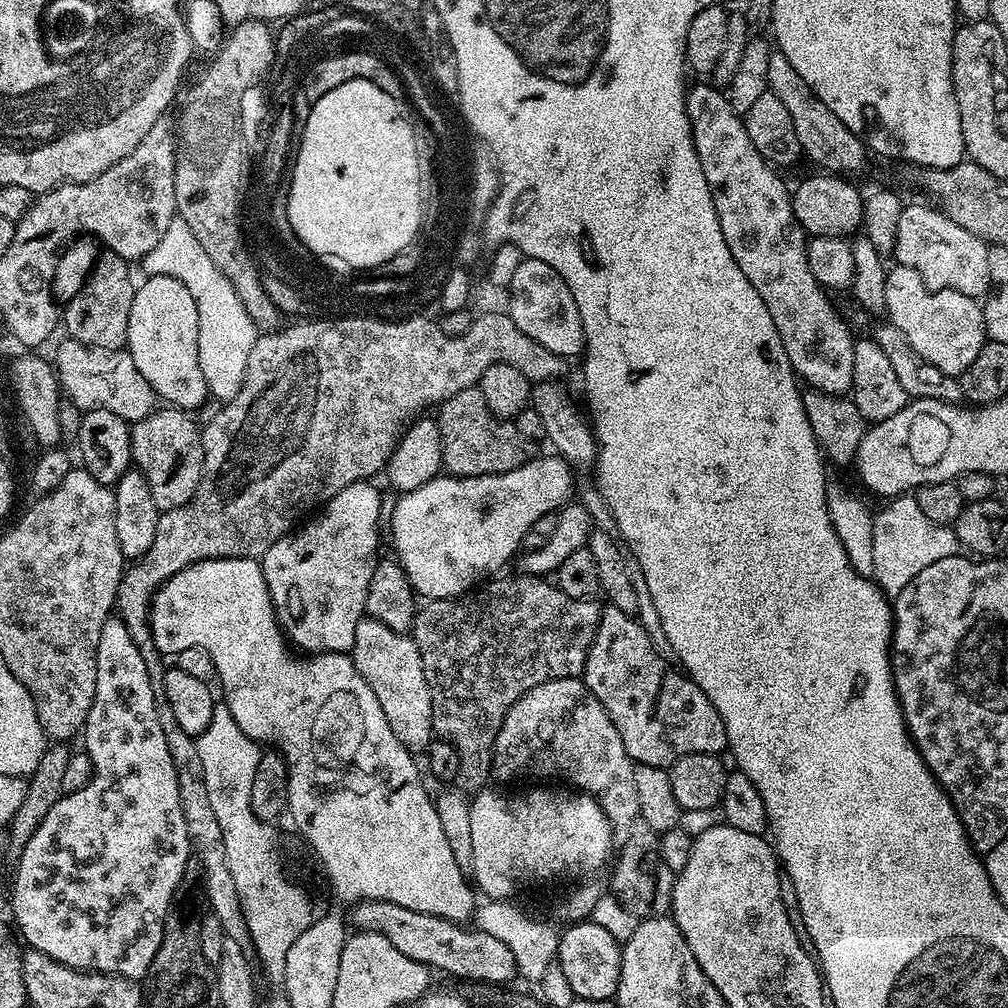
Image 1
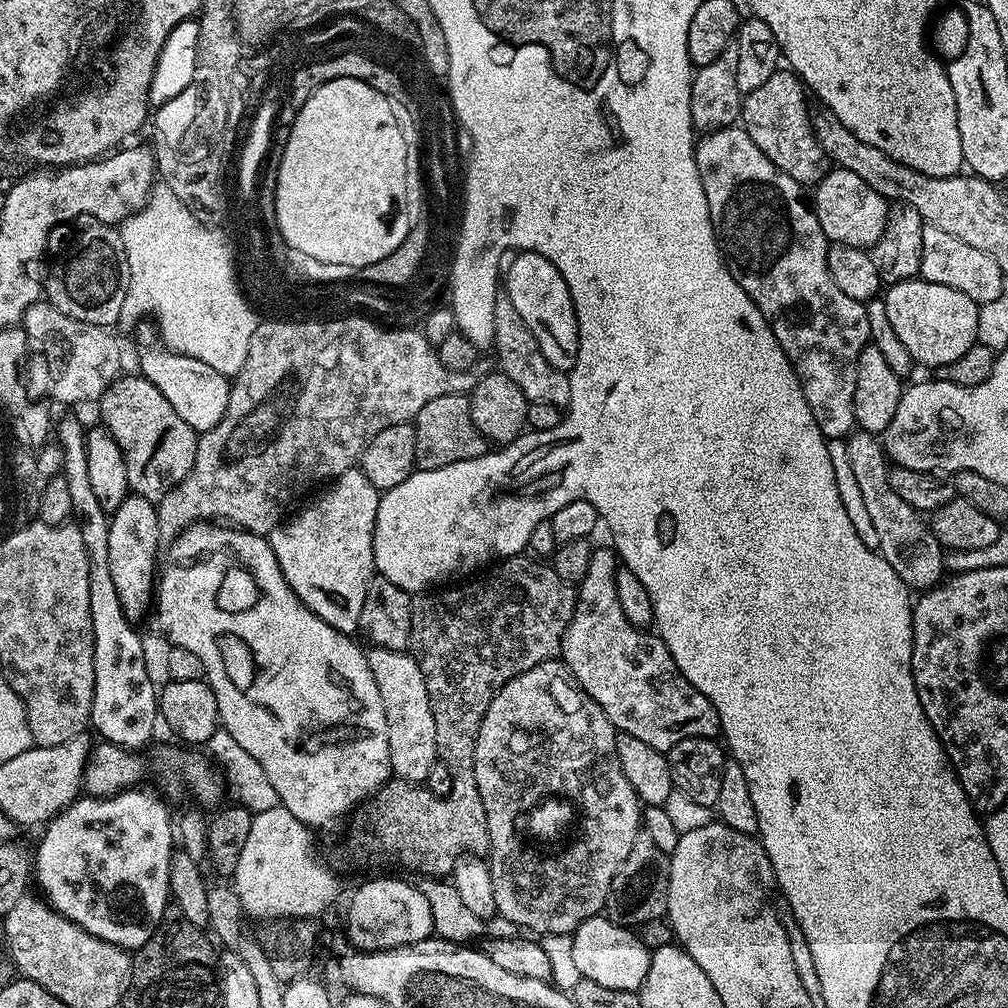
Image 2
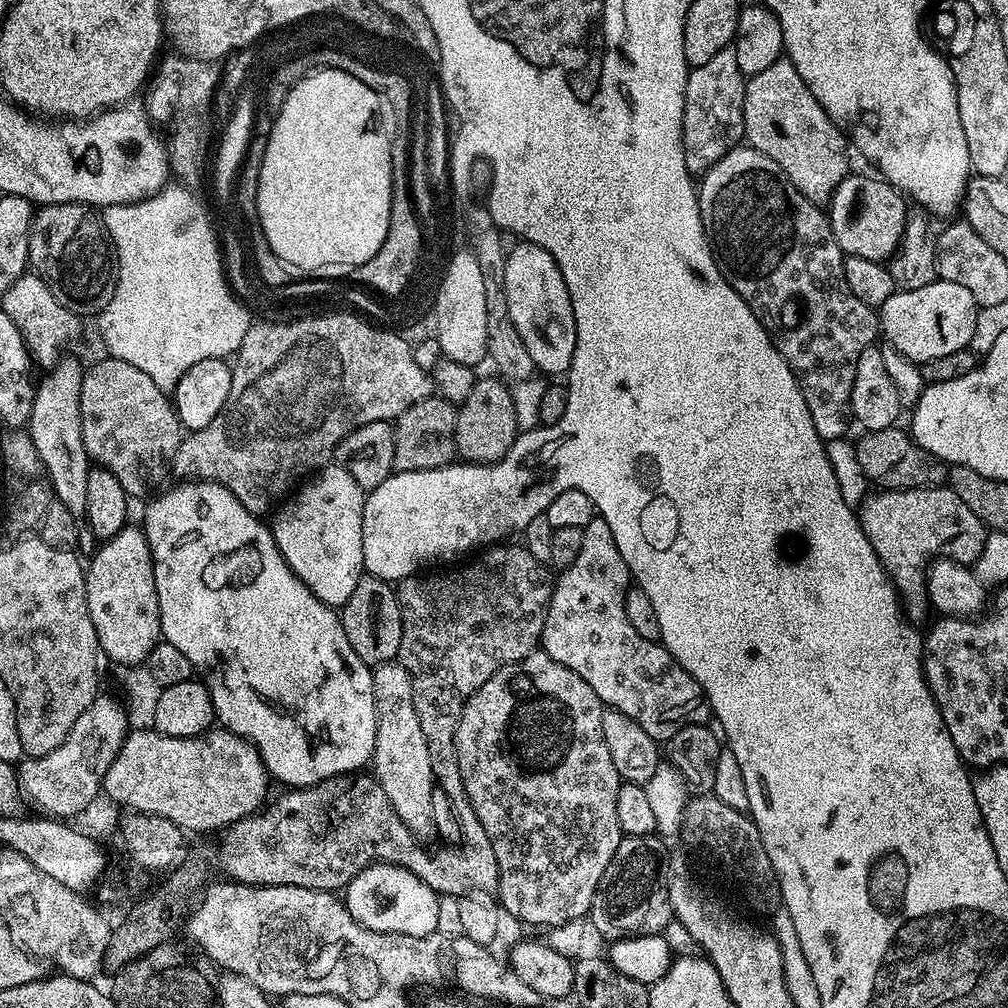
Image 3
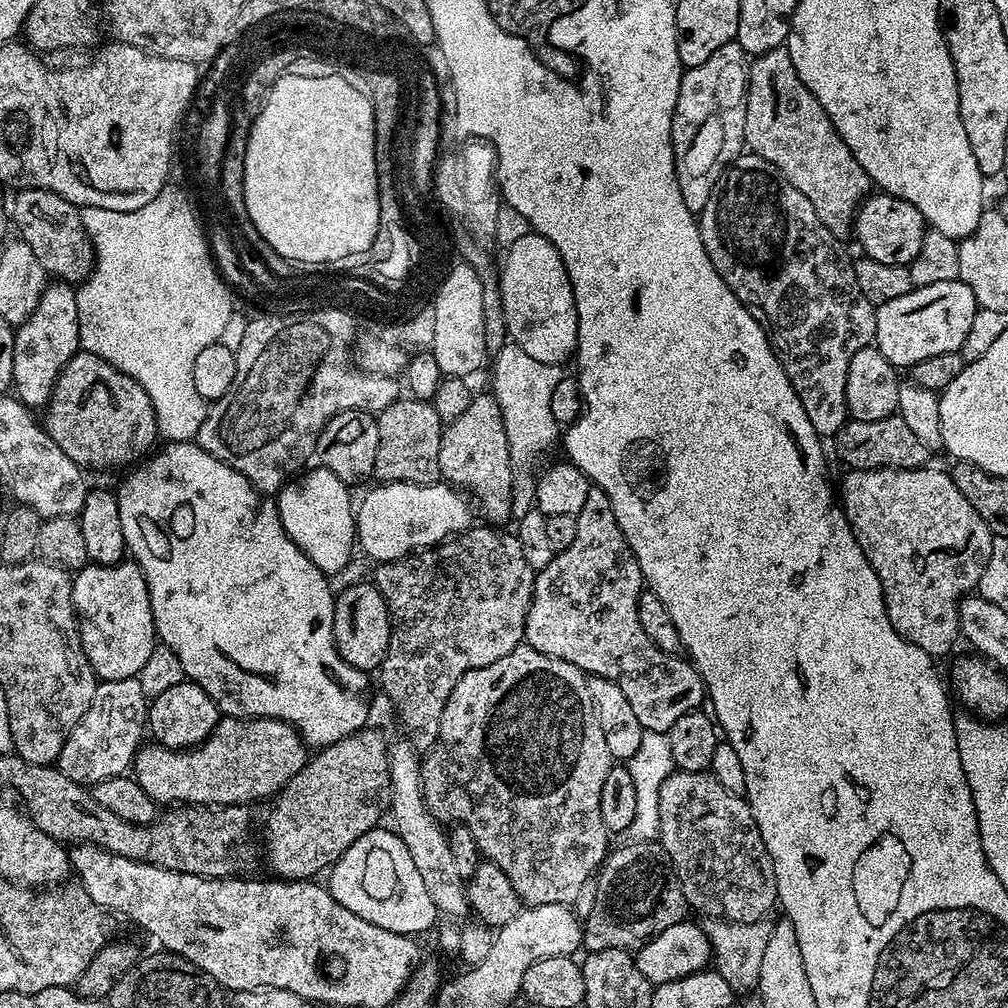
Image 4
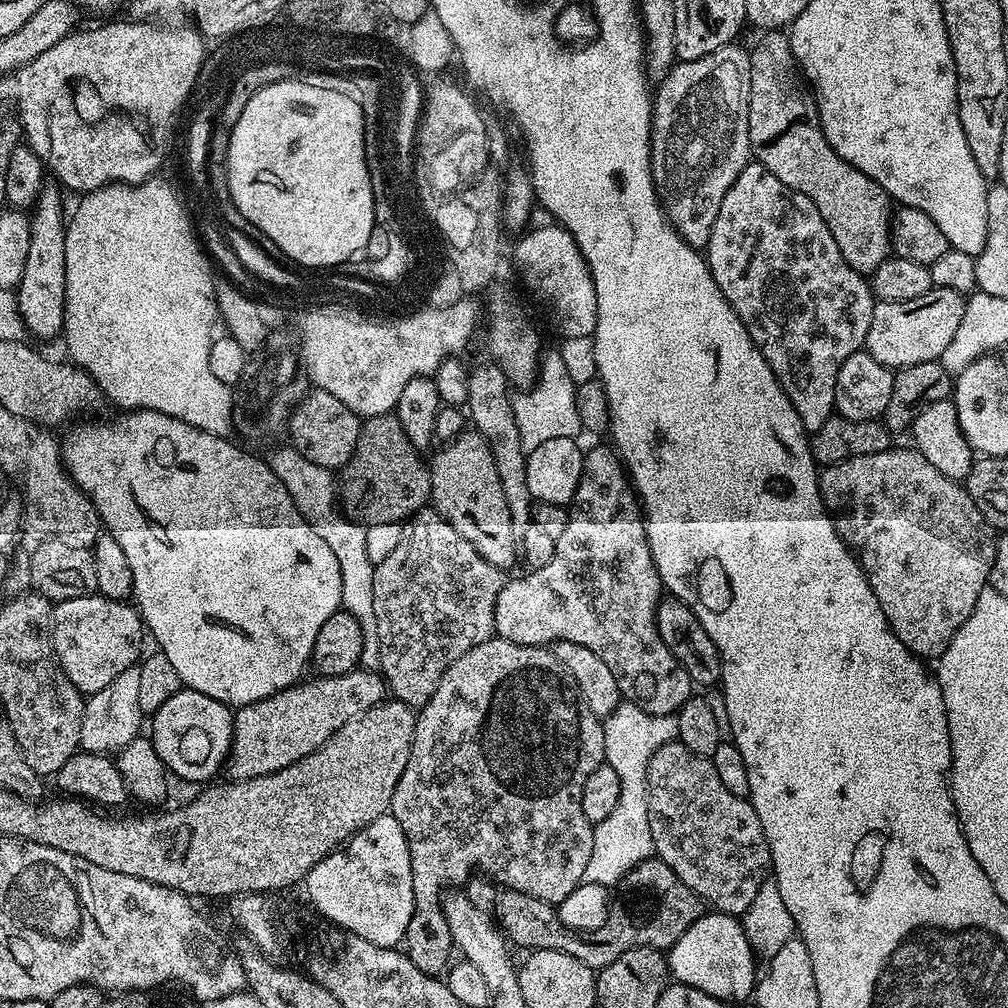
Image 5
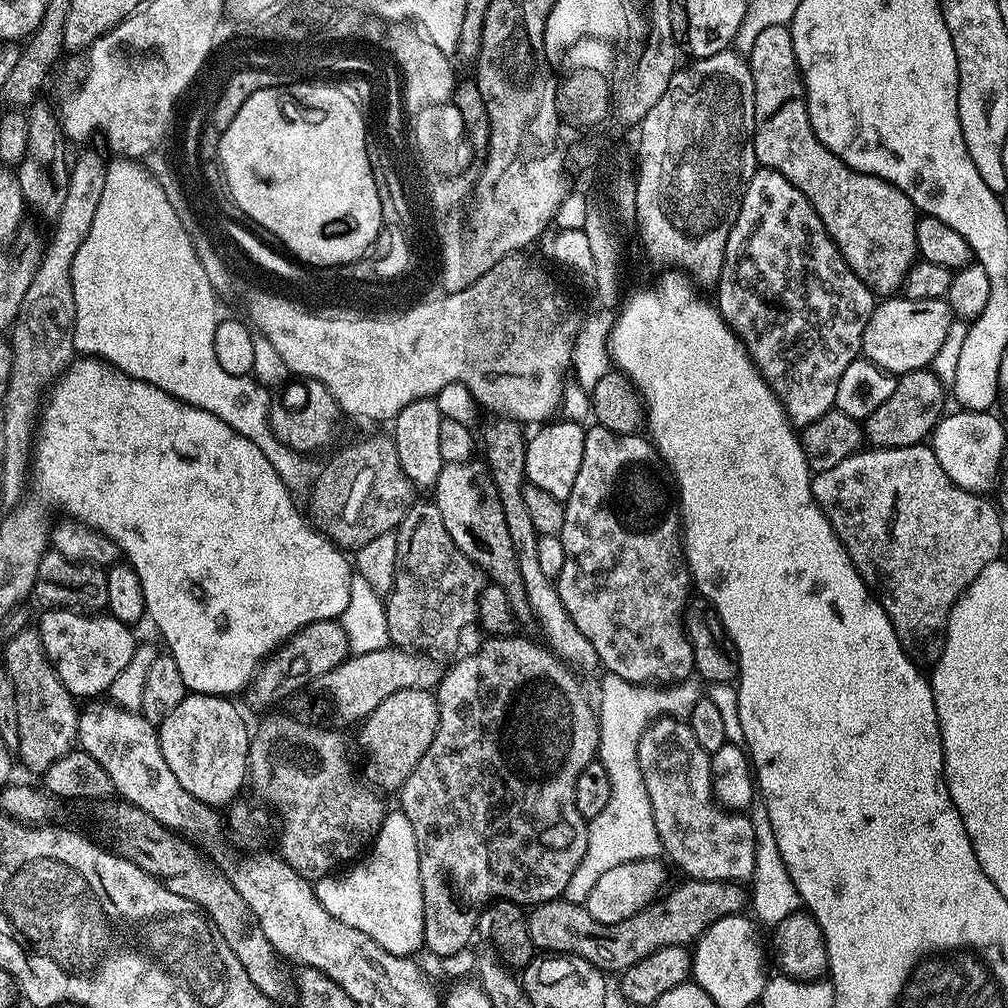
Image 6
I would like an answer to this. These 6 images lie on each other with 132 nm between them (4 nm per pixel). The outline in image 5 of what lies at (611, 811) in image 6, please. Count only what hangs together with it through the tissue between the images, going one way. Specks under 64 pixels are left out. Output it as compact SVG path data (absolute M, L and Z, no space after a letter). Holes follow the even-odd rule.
M621 702L603 721L604 758L618 774L621 794L614 812L594 827L594 850L590 862L586 862L584 883L615 886L634 866L653 859L656 847L650 834L648 817L648 787L646 766L650 758L662 746L673 743L678 737L678 722L675 715L655 716L642 710L637 704Z

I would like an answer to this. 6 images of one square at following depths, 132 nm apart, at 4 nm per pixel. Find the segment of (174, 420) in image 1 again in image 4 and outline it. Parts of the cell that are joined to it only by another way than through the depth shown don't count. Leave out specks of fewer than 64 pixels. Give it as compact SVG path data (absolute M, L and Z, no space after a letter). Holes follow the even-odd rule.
M75 352L66 362L46 411L42 422L50 438L83 470L116 468L139 452L147 453L158 440L156 411L146 390L93 352Z

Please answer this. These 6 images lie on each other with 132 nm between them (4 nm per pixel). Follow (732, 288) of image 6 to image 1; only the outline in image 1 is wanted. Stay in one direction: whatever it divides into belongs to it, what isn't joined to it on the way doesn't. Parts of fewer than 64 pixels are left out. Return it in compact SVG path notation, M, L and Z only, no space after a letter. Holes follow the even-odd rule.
M696 84L693 88L691 85L684 97L684 108L688 112L700 165L712 185L712 201L722 226L722 238L726 238L726 246L730 246L738 270L746 274L746 282L750 282L750 286L758 290L758 298L766 302L766 310L770 310L770 318L774 318L774 326L782 338L784 354L792 363L793 372L805 385L808 383L813 388L813 393L843 397L851 389L854 378L854 335L840 317L839 310L832 305L828 297L831 295L820 287L814 274L810 274L807 247L803 243L792 244L792 235L798 230L789 189L784 189L783 182L776 177L777 169L760 156L754 142L750 142L744 121L728 105L727 95L719 87L709 84Z

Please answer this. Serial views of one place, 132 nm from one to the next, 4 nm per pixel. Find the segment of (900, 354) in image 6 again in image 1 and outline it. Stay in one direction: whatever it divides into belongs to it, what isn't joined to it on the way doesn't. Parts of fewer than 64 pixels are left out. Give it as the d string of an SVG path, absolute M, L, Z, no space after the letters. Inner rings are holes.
M888 268L884 312L921 360L951 378L959 377L966 366L978 358L978 350L982 350L986 342L984 309L977 297L958 294L954 290L930 290L909 268Z

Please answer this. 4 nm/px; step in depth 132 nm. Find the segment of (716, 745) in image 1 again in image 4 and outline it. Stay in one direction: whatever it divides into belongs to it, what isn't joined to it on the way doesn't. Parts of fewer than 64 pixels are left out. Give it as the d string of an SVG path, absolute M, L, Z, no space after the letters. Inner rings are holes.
M595 486L590 490L590 494L586 494L586 503L582 506L582 510L575 516L578 522L578 535L574 538L574 543L566 546L566 550L557 552L556 557L550 562L550 566L546 566L540 572L536 573L536 581L534 582L534 590L532 591L532 601L530 602L530 610L526 614L526 626L524 627L524 638L527 647L538 650L547 656L553 656L559 660L570 662L574 666L578 666L580 671L588 676L604 676L610 682L614 682L621 690L622 694L626 694L626 702L630 702L638 722L643 728L649 732L663 732L665 734L671 732L674 722L678 722L678 718L682 718L684 714L690 714L697 711L701 707L700 703L705 703L706 689L704 679L696 671L695 667L687 659L679 660L681 657L676 654L669 654L662 651L658 646L654 646L654 642L650 642L650 637L646 635L646 630L642 630L642 622L638 616L638 608L640 606L640 598L646 588L646 581L638 558L632 552L632 547L628 545L628 540L624 537L624 532L618 526L618 518L615 514L615 508L608 495L600 488Z

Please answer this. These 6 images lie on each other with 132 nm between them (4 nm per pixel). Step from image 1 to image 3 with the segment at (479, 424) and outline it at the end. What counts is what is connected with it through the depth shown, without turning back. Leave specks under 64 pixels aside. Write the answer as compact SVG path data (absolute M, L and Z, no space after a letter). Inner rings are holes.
M439 394L428 396L412 404L394 421L394 469L396 472L421 472L445 468L457 459L456 413L457 405Z

